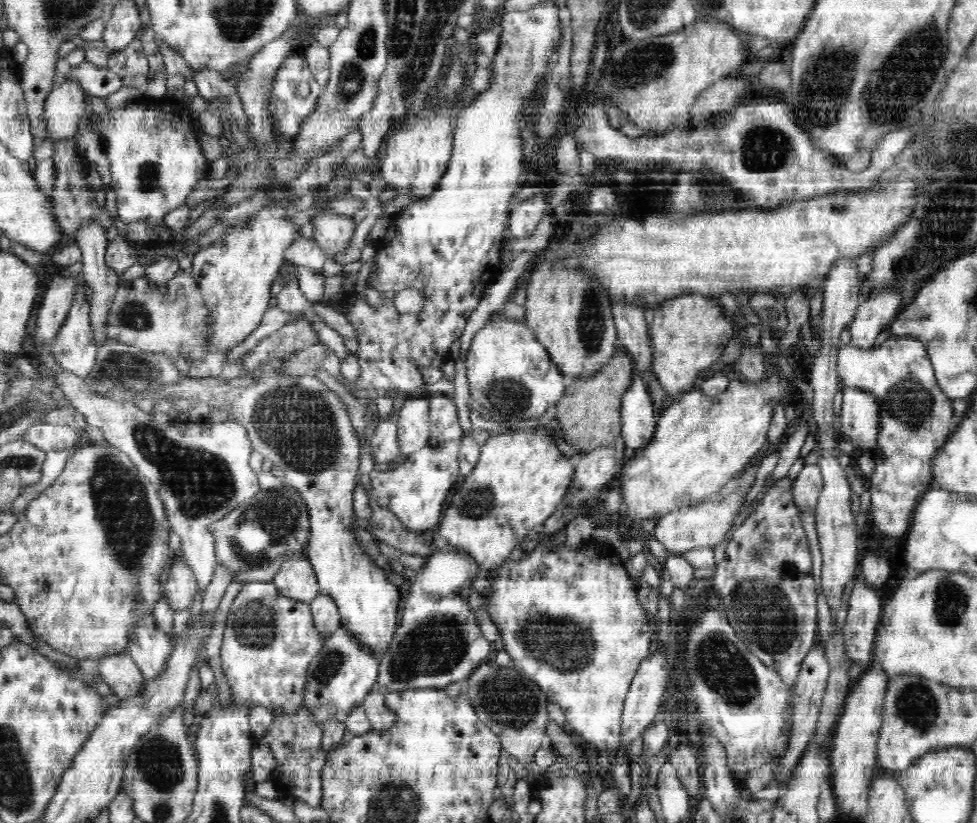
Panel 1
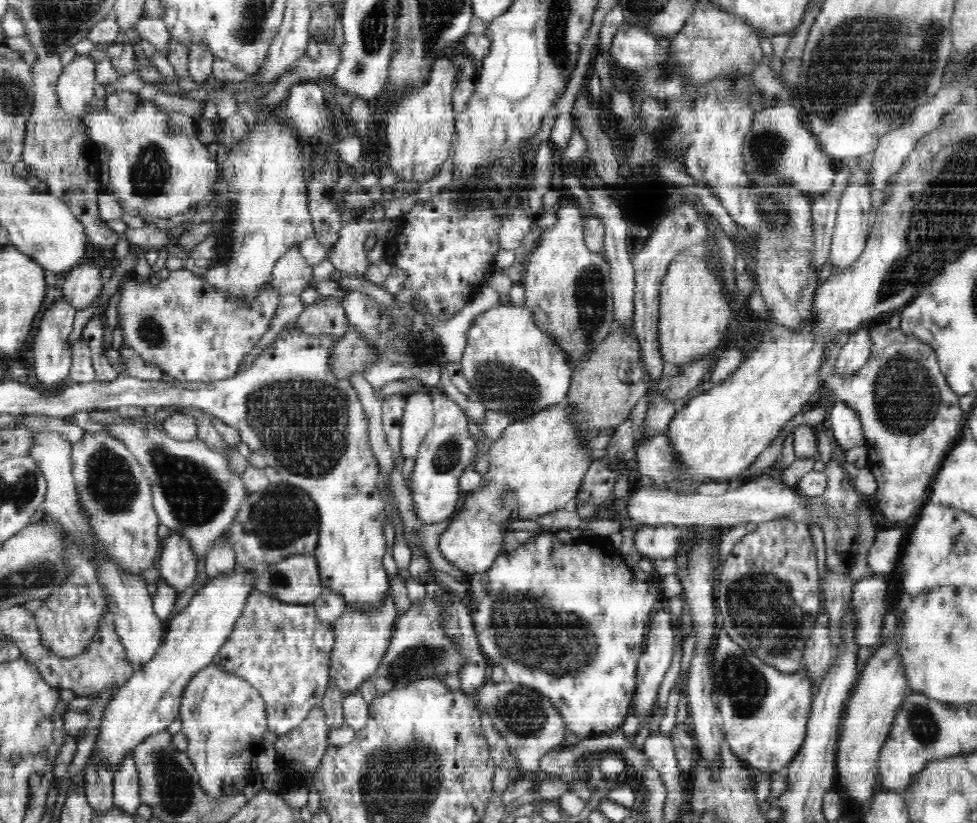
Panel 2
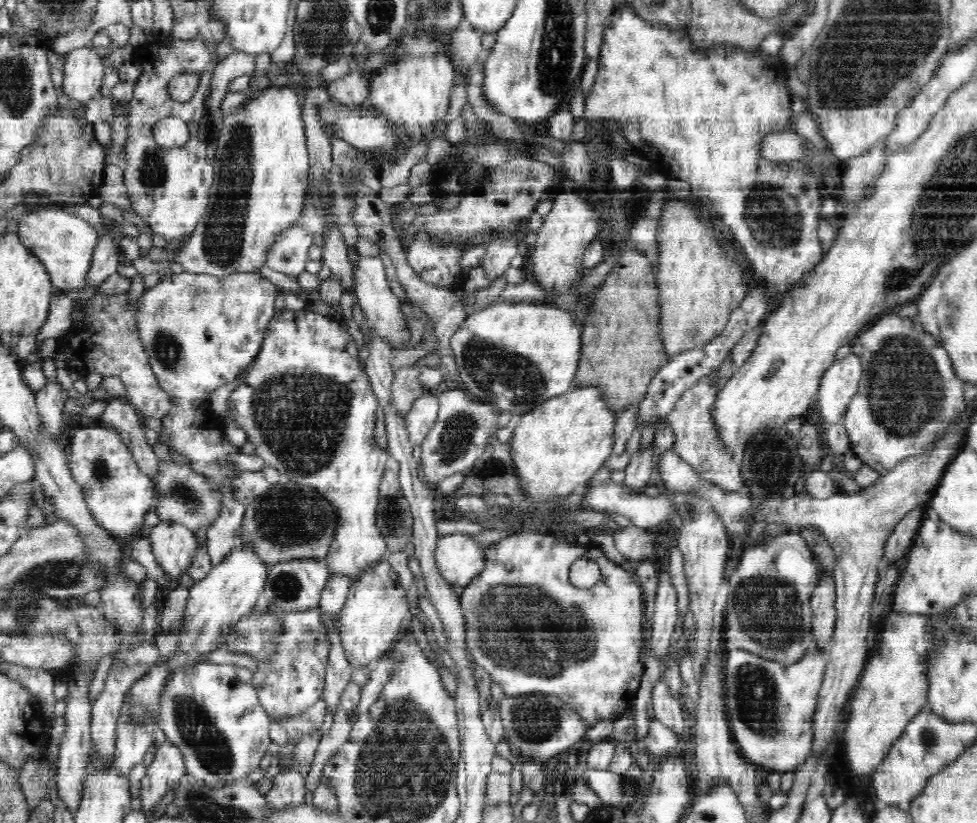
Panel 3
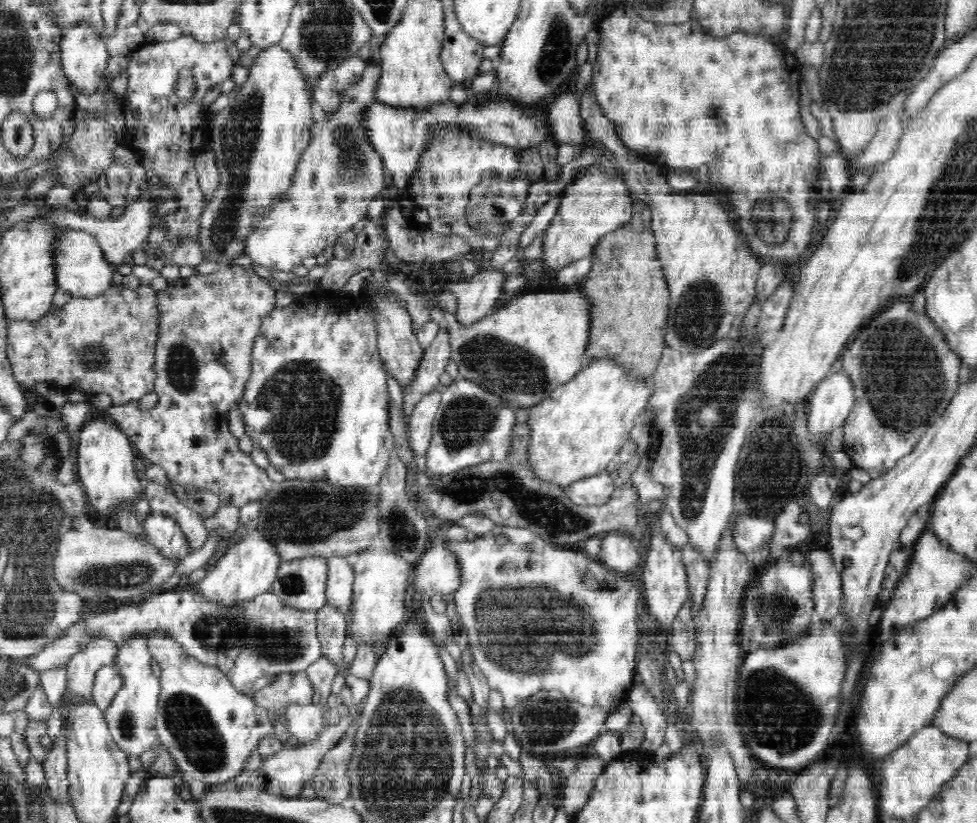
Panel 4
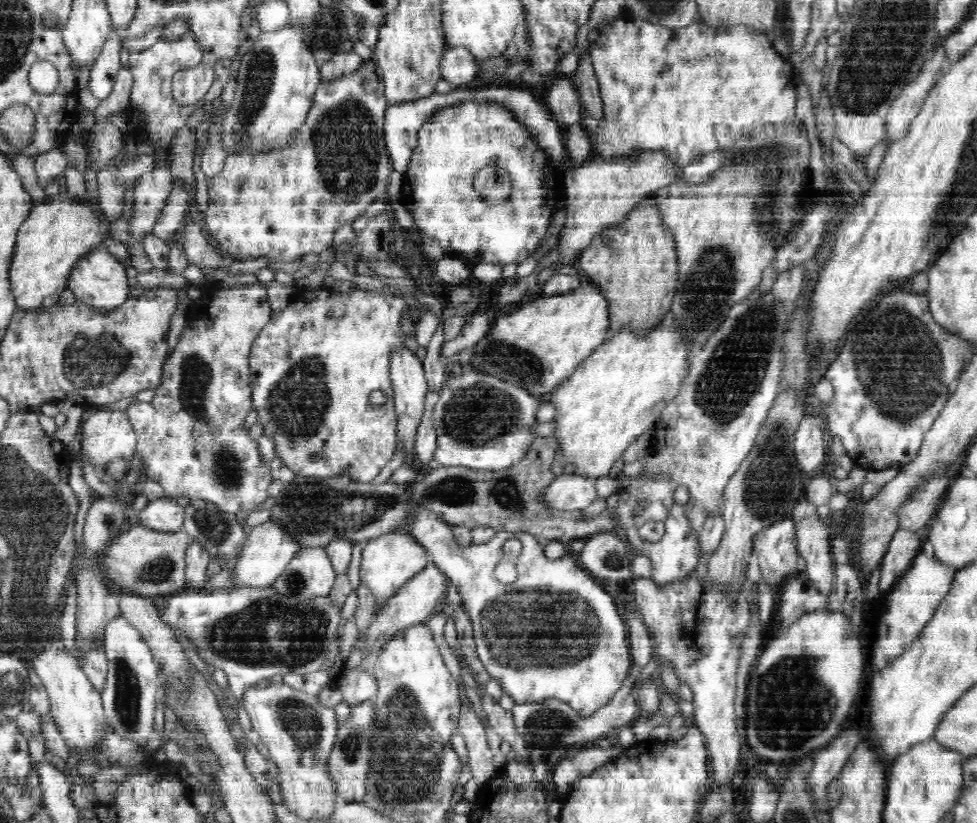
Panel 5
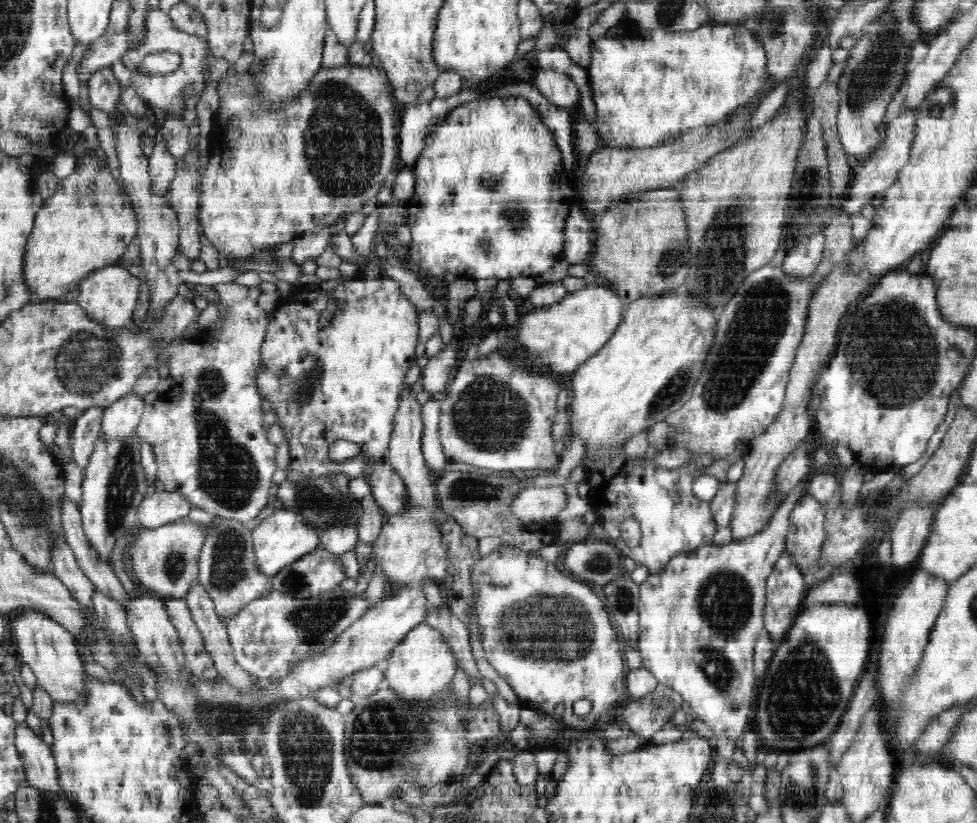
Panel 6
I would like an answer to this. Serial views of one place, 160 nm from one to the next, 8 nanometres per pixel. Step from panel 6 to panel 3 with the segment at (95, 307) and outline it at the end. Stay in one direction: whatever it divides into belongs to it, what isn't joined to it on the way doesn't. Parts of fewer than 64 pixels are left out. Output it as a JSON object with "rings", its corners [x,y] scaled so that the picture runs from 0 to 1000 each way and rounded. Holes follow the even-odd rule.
{"rings":[[[61,253],[27,260],[16,282],[25,299],[47,324],[53,348],[62,354],[78,355],[88,348],[88,333],[99,296],[99,282],[91,270],[82,267]]]}

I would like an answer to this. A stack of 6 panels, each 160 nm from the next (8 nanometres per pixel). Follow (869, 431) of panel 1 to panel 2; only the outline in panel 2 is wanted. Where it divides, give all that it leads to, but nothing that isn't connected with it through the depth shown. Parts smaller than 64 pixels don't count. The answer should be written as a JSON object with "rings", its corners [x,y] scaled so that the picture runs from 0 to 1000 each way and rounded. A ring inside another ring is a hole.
{"rings":[[[855,486],[847,496],[849,518],[854,535],[864,547],[884,542],[883,516],[880,515],[878,501],[870,491]]]}

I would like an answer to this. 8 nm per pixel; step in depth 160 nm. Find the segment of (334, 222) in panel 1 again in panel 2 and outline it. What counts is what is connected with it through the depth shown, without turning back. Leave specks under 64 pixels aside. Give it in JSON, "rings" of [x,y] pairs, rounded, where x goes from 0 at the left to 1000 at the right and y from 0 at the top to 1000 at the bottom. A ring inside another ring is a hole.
{"rings":[[[396,264],[388,269],[353,269],[345,283],[344,296],[340,299],[340,306],[336,307],[335,313],[344,328],[360,338],[375,340],[375,328],[380,321],[373,301],[375,287],[384,284],[394,293],[404,279],[404,267]]]}

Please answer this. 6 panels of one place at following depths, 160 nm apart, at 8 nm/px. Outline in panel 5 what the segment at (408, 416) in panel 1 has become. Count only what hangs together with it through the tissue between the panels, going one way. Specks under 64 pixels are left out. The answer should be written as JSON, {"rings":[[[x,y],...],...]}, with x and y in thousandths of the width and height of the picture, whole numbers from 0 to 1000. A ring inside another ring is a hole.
{"rings":[[[437,476],[434,503],[430,508],[428,525],[426,525],[425,554],[435,571],[437,571],[438,561],[444,559],[447,547],[447,525],[444,520],[443,498],[448,487],[448,476]]]}

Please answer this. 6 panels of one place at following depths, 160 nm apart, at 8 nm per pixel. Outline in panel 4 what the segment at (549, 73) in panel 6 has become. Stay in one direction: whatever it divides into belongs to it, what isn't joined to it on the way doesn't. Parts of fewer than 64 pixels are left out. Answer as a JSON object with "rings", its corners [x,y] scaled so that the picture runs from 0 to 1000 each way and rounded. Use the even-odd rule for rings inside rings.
{"rings":[[[589,112],[573,113],[565,124],[562,139],[563,162],[570,174],[592,177],[598,170],[593,117]]]}

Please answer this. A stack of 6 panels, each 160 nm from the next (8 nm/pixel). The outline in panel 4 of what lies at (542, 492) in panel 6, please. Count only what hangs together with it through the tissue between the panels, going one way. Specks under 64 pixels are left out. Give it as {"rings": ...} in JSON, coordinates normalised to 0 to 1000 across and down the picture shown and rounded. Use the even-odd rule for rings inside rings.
{"rings":[[[621,572],[614,576],[597,581],[578,593],[576,598],[588,612],[591,614],[613,614],[620,612],[631,595],[629,583],[624,581]]]}

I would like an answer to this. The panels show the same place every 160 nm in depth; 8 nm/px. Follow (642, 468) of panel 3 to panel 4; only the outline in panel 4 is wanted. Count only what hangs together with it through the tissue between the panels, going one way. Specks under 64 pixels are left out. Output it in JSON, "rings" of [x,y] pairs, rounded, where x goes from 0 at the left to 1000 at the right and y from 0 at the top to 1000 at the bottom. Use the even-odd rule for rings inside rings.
{"rings":[[[528,530],[521,554],[516,559],[499,559],[493,564],[474,569],[461,577],[440,578],[438,589],[418,587],[415,599],[420,611],[424,603],[431,620],[444,629],[468,634],[477,625],[494,625],[514,640],[540,642],[561,659],[586,661],[601,656],[616,646],[634,645],[642,642],[653,659],[661,646],[653,634],[651,610],[653,599],[647,584],[631,593],[620,612],[591,614],[576,598],[576,593],[550,581],[540,567],[541,532]]]}

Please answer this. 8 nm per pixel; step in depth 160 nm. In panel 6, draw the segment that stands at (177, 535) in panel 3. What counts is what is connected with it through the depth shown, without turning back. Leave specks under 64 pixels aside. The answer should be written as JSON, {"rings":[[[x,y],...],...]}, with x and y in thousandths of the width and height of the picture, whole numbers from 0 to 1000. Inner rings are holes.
{"rings":[[[158,597],[144,608],[140,620],[142,642],[162,642],[192,628],[197,612],[184,599]]]}

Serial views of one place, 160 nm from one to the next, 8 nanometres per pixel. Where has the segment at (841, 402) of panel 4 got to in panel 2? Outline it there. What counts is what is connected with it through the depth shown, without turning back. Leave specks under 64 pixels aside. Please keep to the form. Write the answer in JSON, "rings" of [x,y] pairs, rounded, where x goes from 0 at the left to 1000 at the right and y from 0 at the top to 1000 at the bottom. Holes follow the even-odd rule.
{"rings":[[[892,391],[872,403],[868,417],[858,426],[855,448],[860,457],[870,457],[886,443],[893,426],[890,403],[896,392]]]}

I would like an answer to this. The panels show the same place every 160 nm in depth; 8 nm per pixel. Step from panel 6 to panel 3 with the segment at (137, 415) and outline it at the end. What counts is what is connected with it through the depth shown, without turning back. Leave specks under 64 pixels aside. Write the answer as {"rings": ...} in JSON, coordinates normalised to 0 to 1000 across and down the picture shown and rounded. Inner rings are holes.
{"rings":[[[105,515],[84,518],[84,522],[74,524],[71,533],[74,548],[71,567],[74,578],[84,592],[84,600],[98,634],[113,649],[117,649],[117,654],[133,656],[141,651],[147,625],[158,612],[159,598],[155,583],[141,571],[139,561],[135,559],[132,544],[117,520]]]}

